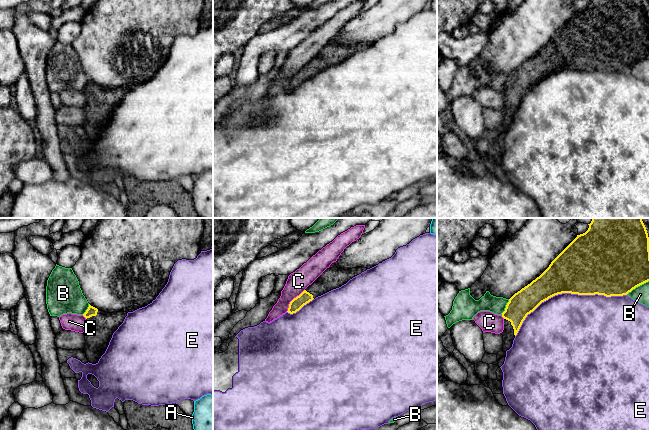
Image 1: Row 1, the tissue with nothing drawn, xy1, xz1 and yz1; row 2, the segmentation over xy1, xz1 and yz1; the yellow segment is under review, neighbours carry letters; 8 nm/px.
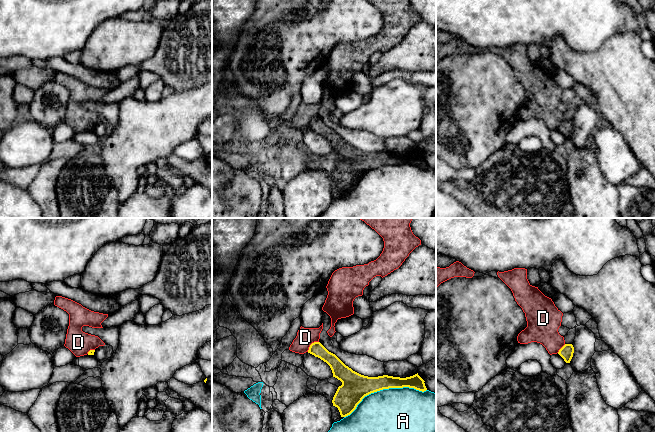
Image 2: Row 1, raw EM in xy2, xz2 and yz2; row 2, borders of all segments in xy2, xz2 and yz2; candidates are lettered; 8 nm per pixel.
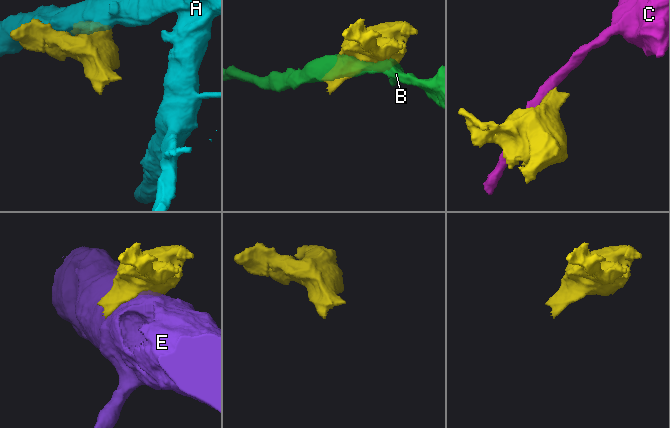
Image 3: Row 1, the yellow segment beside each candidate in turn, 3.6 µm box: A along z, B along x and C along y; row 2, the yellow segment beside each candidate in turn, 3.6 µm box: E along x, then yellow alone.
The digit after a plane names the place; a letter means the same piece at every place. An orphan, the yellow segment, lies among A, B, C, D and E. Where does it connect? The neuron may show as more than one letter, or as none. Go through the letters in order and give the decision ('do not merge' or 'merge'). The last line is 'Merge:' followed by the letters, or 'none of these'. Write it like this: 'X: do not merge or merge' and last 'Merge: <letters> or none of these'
A: do not merge
B: do not merge
C: do not merge
D: do not merge
E: do not merge
Merge: none of these

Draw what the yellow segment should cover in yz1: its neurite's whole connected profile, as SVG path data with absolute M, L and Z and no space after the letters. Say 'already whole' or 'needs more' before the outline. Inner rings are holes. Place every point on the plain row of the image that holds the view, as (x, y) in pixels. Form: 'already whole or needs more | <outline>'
needs more | M644 0L588 1L588 6L577 11L539 53L509 75L502 89L503 128L512 123L527 91L555 71L571 69L623 72L649 57L649 13Z

